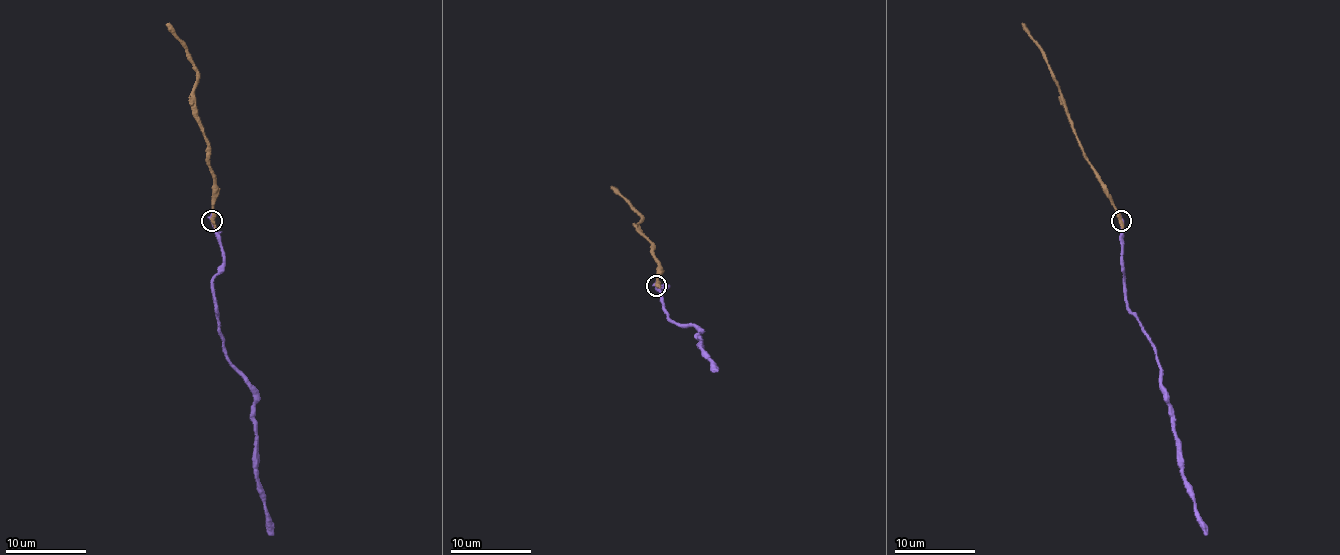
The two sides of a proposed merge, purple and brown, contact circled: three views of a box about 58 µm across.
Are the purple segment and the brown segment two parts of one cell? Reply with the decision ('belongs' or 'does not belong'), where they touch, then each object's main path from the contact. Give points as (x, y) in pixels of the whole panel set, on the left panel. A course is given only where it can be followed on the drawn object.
belongs | (211, 220) | purple via (211, 221), (223, 257), (223, 269), (213, 280), (213, 300), (227, 360), (253, 395), (255, 475), (274, 534) | brown via (211, 221), (213, 174), (209, 146), (195, 112), (197, 71), (185, 43), (166, 23)

